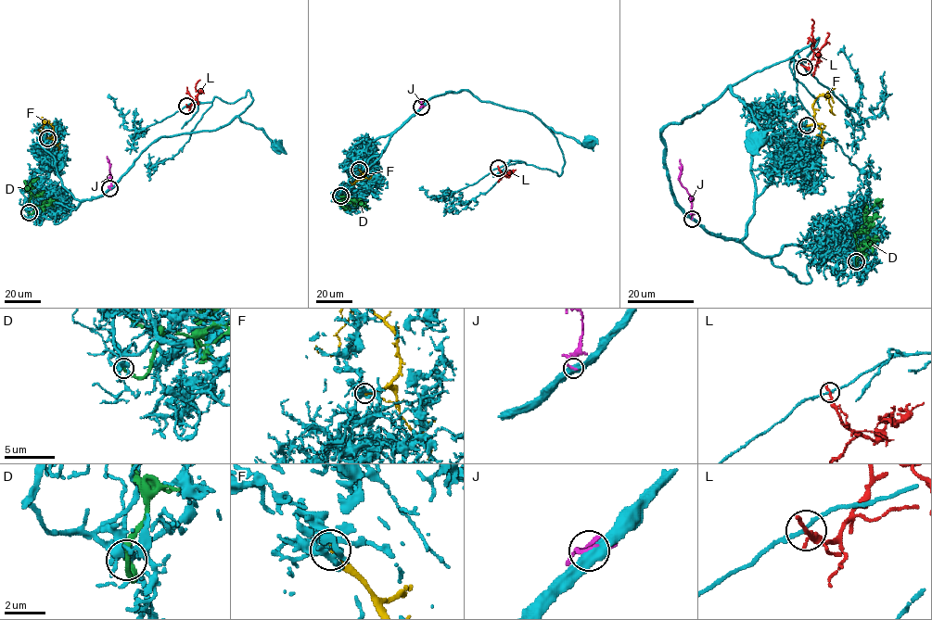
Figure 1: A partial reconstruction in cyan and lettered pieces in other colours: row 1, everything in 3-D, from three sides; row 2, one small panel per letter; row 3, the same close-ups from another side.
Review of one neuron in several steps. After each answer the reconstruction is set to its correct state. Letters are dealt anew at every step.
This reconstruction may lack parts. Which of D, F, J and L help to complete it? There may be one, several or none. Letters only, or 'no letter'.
no letter

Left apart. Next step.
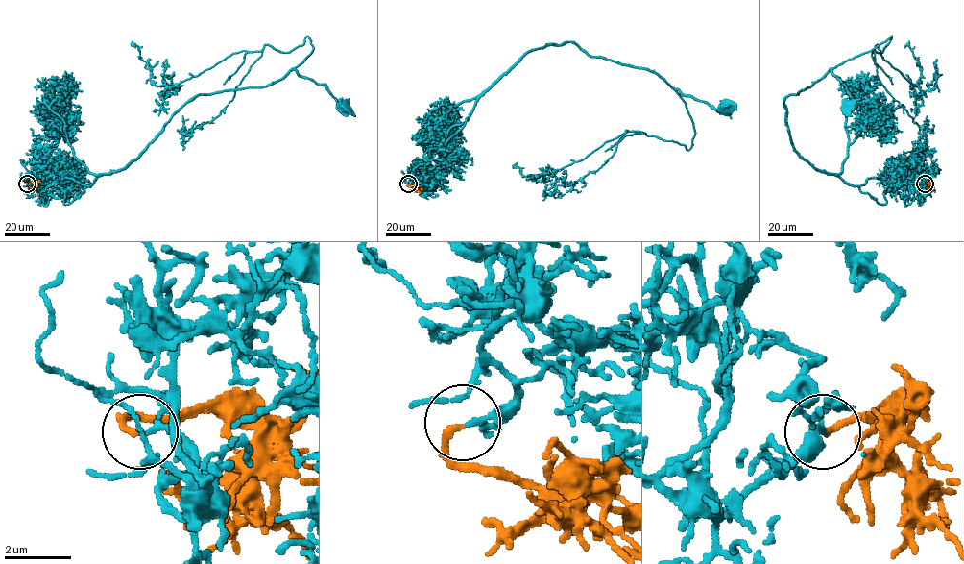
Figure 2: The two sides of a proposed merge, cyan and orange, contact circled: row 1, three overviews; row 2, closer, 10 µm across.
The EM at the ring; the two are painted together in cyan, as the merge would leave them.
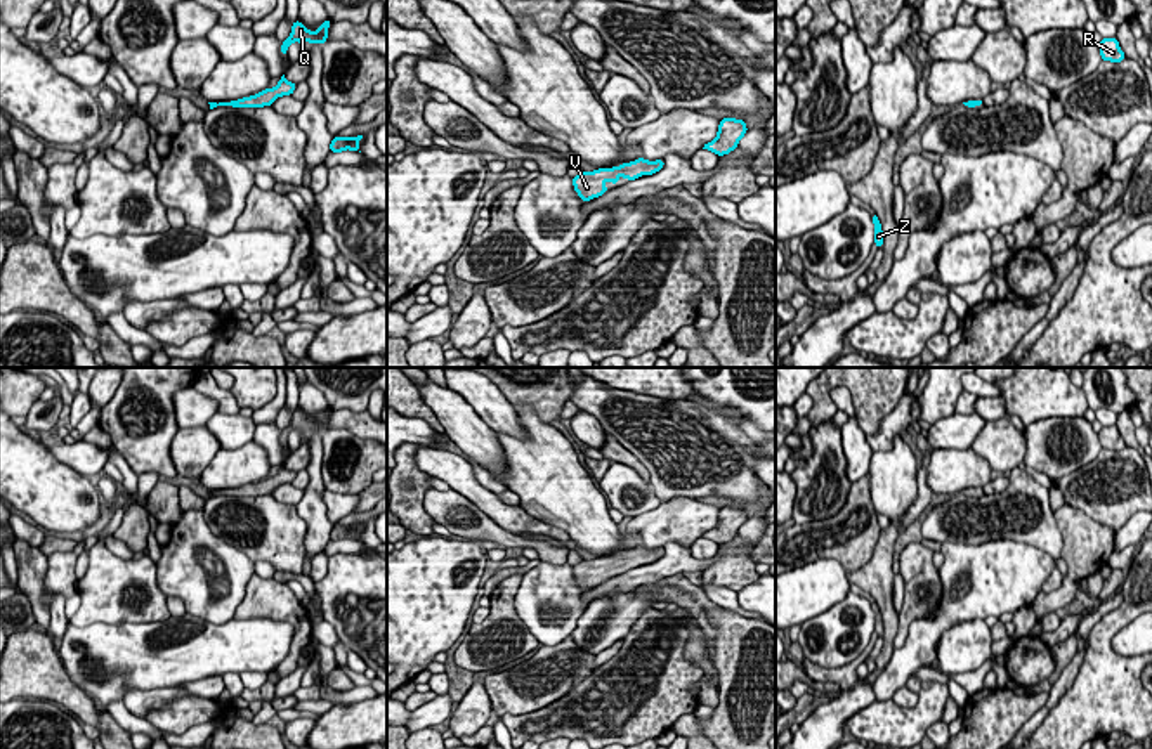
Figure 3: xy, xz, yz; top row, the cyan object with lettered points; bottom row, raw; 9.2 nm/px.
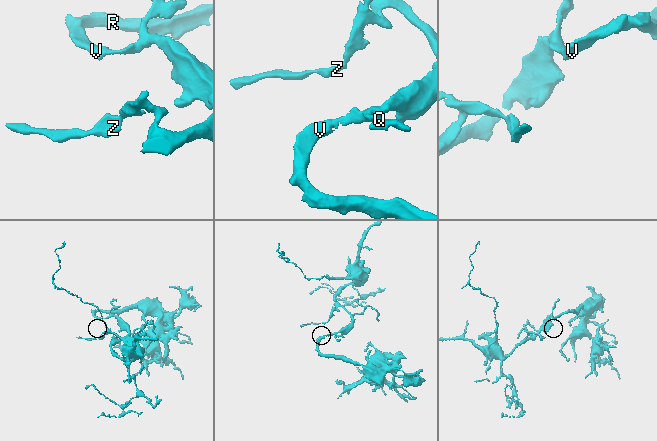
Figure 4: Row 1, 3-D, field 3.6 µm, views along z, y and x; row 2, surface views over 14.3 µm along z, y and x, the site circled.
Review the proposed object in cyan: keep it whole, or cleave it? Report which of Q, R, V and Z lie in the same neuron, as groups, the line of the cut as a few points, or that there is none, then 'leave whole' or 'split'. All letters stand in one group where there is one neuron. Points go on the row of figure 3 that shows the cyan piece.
Q R V Z; no cut; leave whole

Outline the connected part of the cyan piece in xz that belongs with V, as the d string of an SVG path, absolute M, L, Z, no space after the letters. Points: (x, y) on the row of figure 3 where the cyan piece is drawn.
M638 158L635 161L623 163L607 170L597 168L595 172L583 172L573 177L573 186L581 201L590 201L609 191L609 187L604 186L607 179L611 180L611 184L618 186L619 177L635 180L640 175L654 175L663 166L664 160L647 161L645 158Z

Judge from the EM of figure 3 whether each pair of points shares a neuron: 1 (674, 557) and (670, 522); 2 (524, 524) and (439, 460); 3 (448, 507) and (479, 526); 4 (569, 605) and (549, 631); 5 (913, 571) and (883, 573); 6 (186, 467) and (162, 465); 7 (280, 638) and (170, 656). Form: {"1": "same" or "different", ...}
{"1": "different", "2": "same", "3": "same", "4": "same", "5": "different", "6": "different", "7": "same"}

